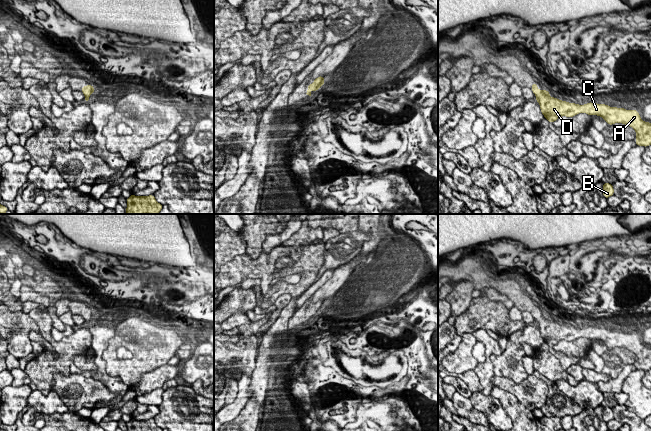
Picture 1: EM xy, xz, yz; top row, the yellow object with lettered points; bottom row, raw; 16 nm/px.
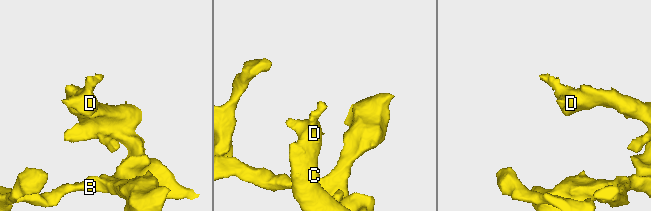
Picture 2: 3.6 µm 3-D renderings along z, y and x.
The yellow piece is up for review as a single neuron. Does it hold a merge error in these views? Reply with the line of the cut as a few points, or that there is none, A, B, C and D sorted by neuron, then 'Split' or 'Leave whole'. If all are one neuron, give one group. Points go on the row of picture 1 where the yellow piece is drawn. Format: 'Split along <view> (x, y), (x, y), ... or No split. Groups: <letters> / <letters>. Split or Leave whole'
No split. Groups: A B C D. Leave whole

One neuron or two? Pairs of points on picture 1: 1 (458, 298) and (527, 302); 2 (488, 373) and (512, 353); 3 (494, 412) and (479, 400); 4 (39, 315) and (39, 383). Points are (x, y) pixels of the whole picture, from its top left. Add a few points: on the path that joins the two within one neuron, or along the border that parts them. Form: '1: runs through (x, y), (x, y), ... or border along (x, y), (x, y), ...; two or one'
1: border along (461, 281), (470, 281), (475, 288); two
2: border along (506, 349), (501, 353), (490, 356), (493, 374); two
3: runs through (490, 410), (483, 403); one
4: runs through (45, 332), (60, 349), (60, 358), (52, 366); one

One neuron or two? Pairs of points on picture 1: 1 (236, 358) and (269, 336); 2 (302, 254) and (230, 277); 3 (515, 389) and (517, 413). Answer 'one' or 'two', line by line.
1: two
2: one
3: two

